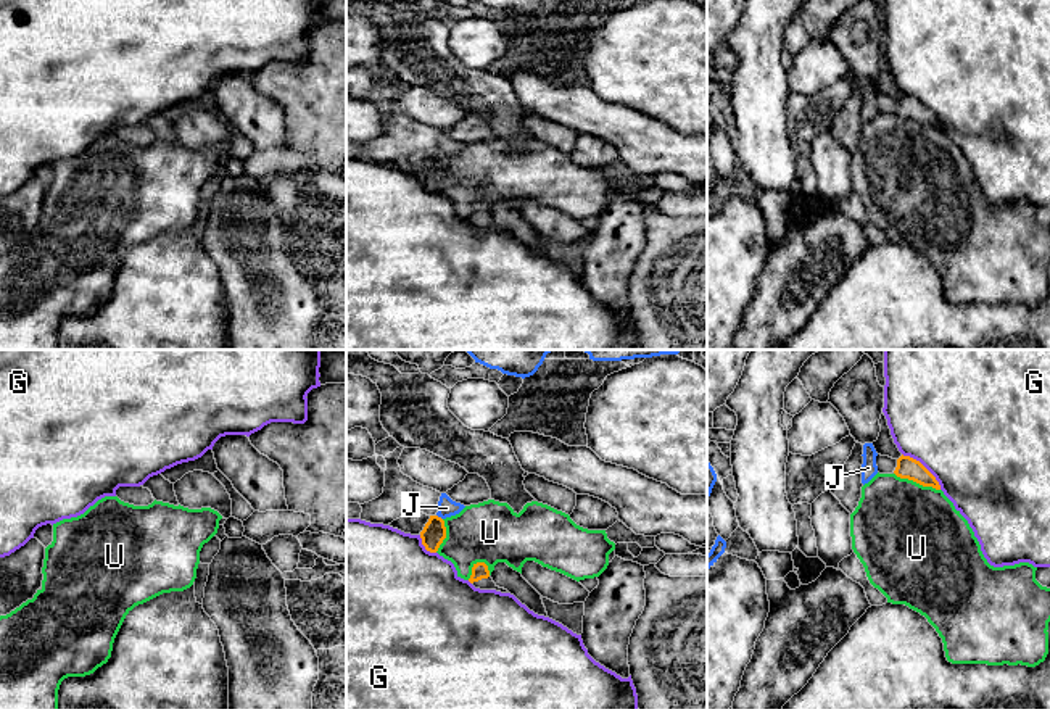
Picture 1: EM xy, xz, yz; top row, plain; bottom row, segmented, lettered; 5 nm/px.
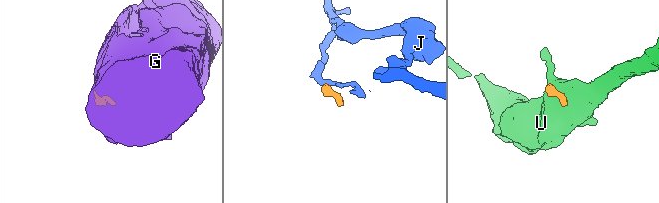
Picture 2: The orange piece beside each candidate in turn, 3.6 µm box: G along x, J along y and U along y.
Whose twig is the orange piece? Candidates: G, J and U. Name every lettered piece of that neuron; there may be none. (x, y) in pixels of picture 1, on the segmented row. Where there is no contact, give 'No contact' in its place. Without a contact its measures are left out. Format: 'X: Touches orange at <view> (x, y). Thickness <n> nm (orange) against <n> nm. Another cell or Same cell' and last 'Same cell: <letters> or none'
G: Touches orange at yz (925, 468). Thickness 110 nm (orange) against 500 nm. Another cell
J: Touches orange at xz (440, 518). Thickness 120 nm (orange) against 90 nm. Another cell
U: Touches orange at yz (917, 482). Thickness 110 nm (orange) against 480 nm. Another cell
Same cell: none

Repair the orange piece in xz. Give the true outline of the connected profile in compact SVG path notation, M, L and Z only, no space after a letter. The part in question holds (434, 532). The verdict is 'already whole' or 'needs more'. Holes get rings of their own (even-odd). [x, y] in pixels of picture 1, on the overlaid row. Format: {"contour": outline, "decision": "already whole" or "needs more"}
{"contour": "M430 516L428 522L420 532L420 538L427 551L436 553L440 545L446 538L444 520L438 516Z", "decision": "already whole"}

